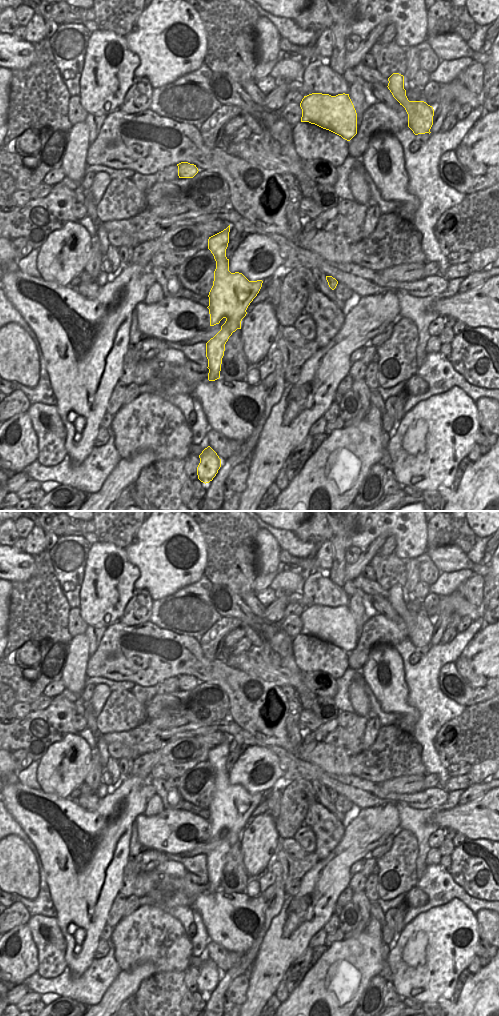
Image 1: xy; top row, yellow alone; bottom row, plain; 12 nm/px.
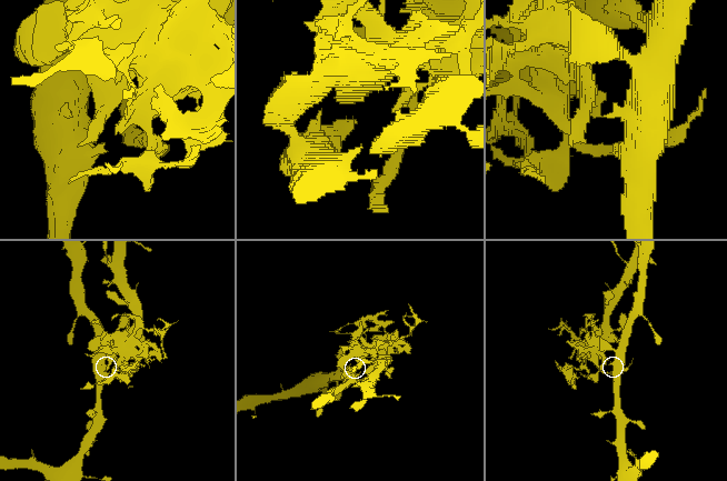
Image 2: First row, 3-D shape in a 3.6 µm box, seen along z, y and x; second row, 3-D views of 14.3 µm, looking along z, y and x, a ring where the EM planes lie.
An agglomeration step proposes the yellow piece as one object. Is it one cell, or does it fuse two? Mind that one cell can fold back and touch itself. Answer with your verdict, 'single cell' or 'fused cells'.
fused cells

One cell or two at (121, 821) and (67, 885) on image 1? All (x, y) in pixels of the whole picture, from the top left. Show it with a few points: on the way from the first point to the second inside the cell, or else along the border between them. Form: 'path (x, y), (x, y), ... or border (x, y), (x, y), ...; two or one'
path (105, 837), (100, 842), (91, 862), (83, 871); one

